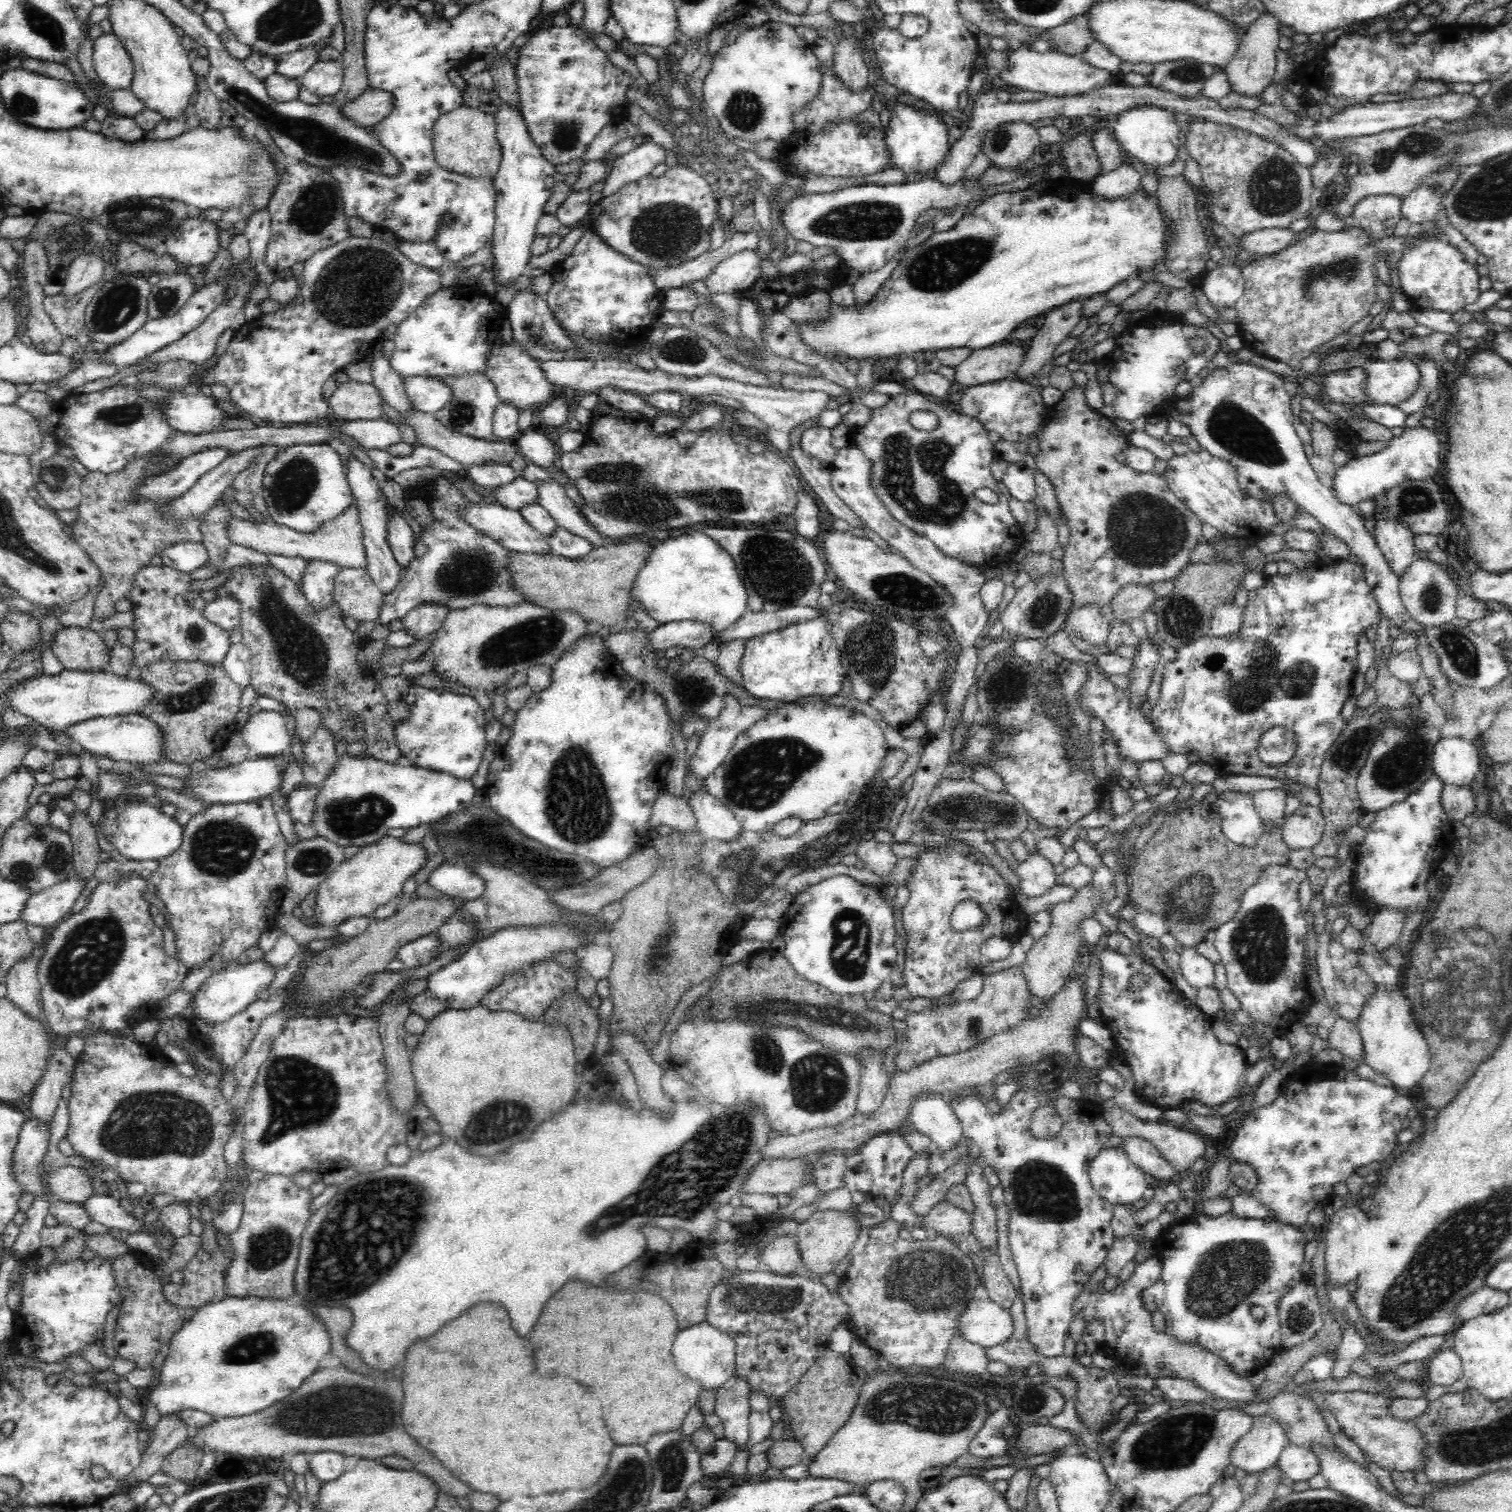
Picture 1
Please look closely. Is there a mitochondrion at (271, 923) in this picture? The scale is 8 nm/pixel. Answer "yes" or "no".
no

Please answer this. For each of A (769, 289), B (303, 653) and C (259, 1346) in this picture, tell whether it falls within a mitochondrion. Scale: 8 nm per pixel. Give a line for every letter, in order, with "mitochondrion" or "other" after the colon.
A: other
B: mitochondrion
C: mitochondrion

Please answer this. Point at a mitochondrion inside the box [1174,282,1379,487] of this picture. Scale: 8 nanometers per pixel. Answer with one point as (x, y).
(1233, 427)

